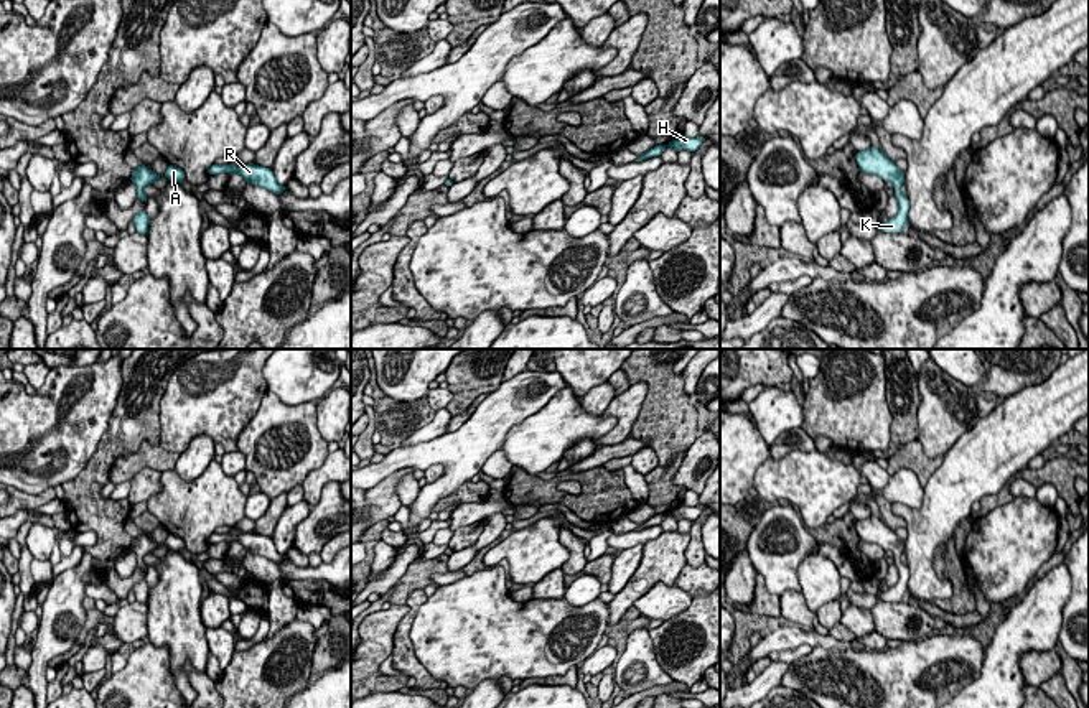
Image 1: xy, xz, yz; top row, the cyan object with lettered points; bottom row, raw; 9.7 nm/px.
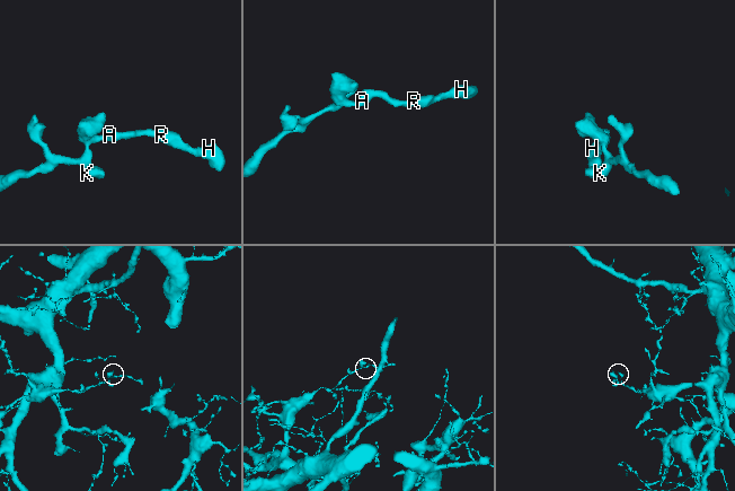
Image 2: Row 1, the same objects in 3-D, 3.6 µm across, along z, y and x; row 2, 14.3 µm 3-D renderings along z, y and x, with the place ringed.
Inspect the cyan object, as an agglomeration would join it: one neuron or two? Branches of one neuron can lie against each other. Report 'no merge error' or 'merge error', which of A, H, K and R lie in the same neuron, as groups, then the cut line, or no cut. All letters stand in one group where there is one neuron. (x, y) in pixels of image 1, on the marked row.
no merge error | A H K R | no cut

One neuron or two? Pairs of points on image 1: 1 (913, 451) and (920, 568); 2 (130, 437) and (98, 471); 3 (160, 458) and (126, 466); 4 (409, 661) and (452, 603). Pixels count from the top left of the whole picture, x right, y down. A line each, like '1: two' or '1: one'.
1: two
2: one
3: one
4: two

